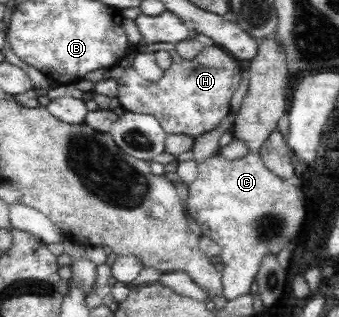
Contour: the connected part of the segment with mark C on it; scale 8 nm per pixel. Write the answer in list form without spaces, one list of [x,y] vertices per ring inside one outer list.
[[[219,152],[208,156],[202,163],[197,164],[198,177],[189,185],[187,211],[191,218],[200,226],[206,237],[216,241],[222,257],[221,272],[222,290],[226,301],[250,294],[250,285],[255,280],[261,267],[264,255],[275,254],[286,247],[290,239],[300,233],[300,227],[306,219],[306,207],[298,199],[298,189],[282,181],[274,175],[262,162],[260,154],[248,154],[240,159],[224,158]]]

